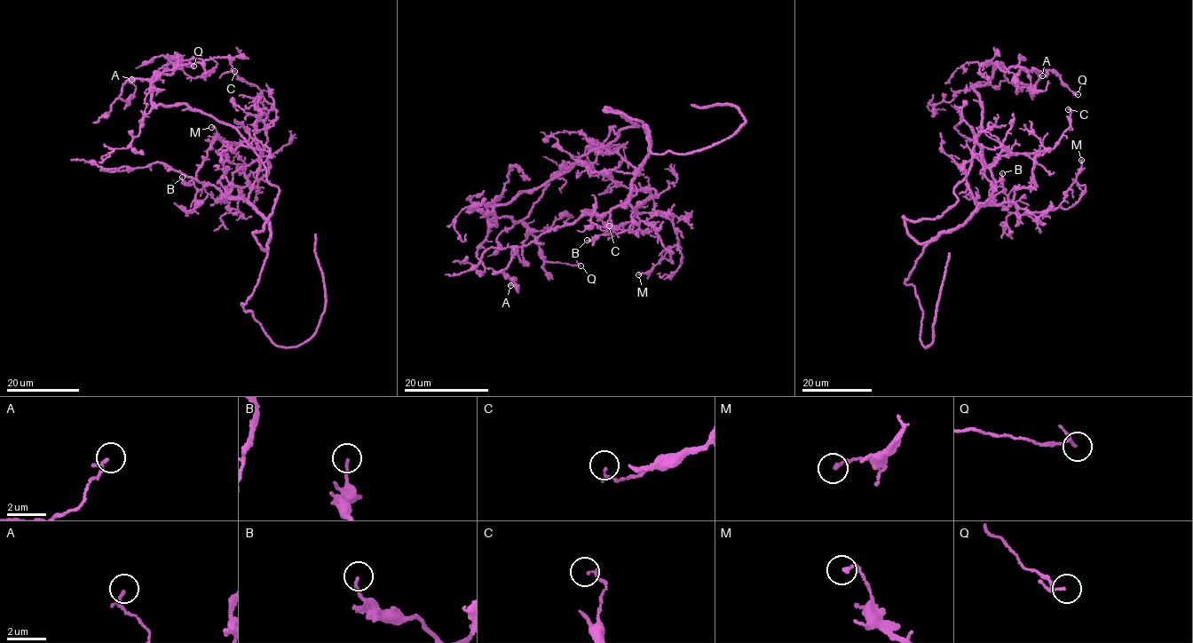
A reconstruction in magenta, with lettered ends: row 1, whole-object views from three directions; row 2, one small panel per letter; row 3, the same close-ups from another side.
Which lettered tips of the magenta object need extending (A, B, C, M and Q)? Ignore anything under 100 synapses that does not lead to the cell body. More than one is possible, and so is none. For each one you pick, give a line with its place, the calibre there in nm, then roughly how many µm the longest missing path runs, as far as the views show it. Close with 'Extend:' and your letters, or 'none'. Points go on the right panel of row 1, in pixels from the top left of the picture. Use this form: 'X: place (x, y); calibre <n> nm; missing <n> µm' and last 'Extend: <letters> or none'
Extend: none

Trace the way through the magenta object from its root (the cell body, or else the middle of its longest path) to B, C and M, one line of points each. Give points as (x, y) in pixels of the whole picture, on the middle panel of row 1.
B: (635, 171), (629, 199), (611, 211), (612, 232), (587, 240)
C: (635, 171), (629, 205), (641, 213), (636, 211), (658, 196), (644, 187), (650, 196), (631, 220), (609, 226)
M: (635, 171), (629, 205), (638, 213), (667, 212), (672, 218), (678, 242), (647, 273), (638, 274)

